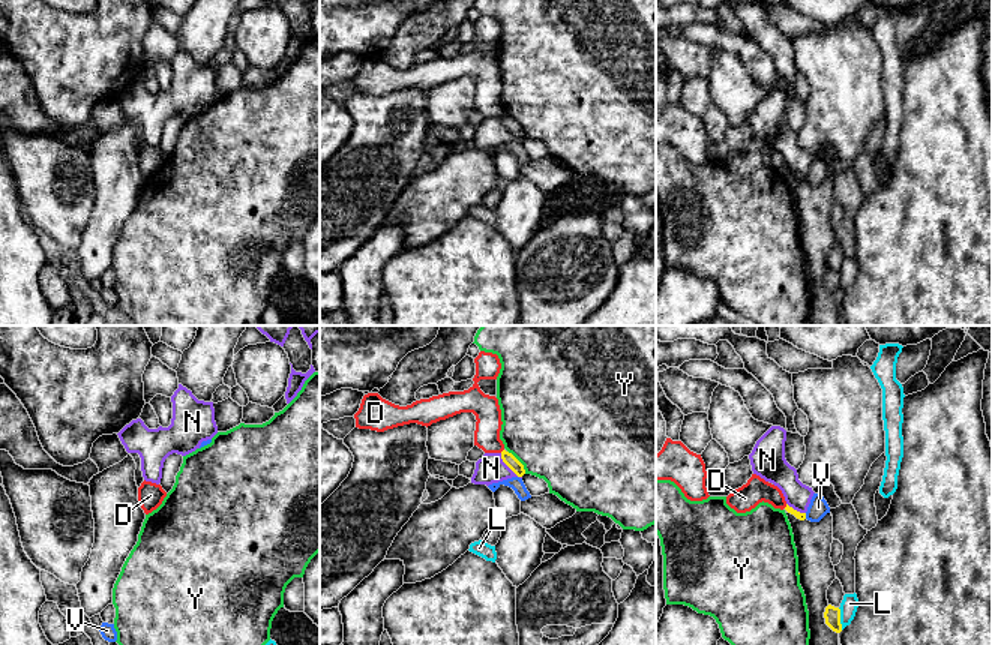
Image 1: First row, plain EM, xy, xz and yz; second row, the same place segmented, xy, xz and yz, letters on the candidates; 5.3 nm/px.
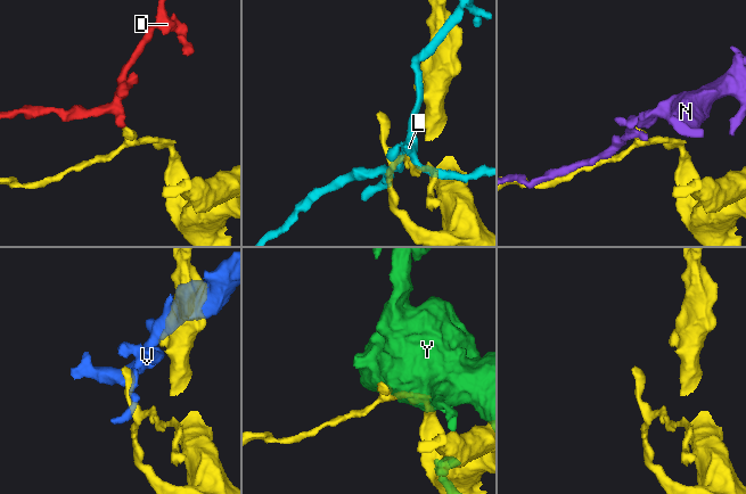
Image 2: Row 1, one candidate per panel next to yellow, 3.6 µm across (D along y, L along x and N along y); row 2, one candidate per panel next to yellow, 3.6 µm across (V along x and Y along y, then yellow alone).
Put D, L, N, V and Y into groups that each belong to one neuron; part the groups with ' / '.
D L / N / V / Y

